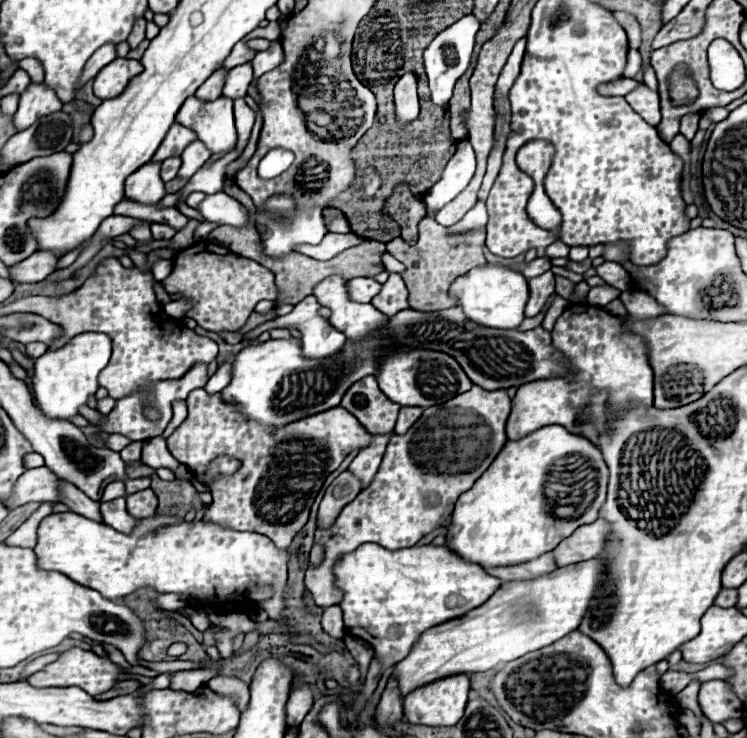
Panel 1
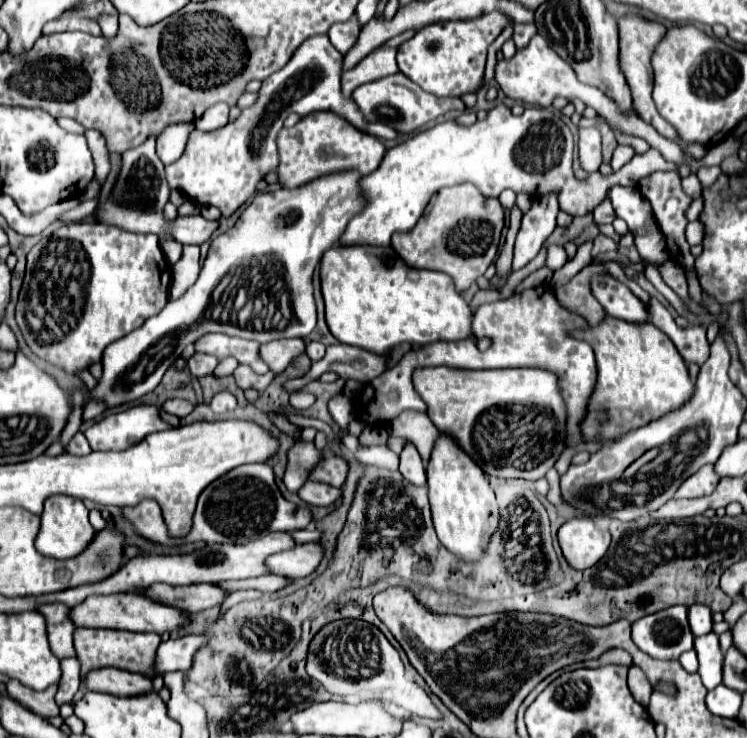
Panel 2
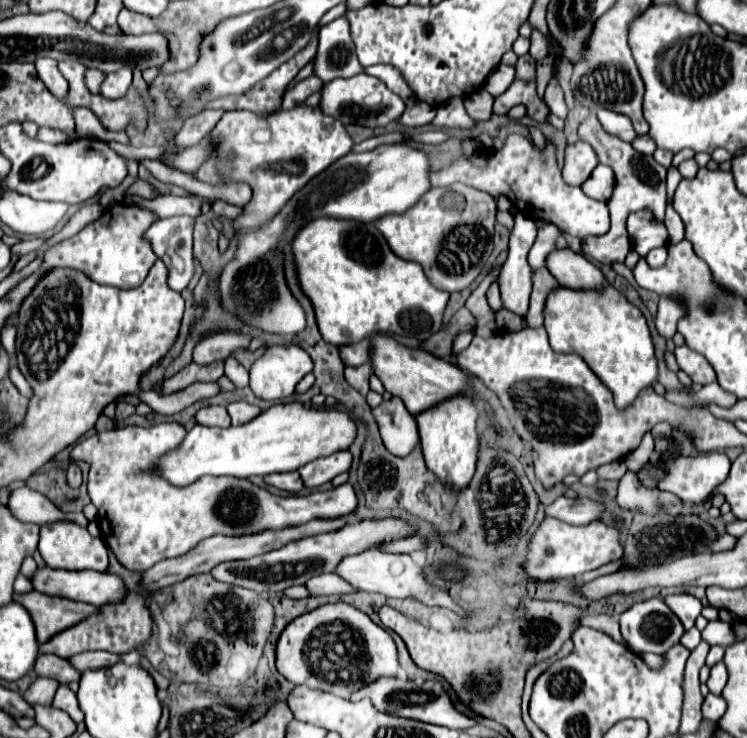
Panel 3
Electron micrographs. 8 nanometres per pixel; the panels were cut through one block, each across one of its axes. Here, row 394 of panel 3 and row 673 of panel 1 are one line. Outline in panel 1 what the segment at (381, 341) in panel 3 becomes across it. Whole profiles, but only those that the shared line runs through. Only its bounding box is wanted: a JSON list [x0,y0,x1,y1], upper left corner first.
[392,558,602,696]

